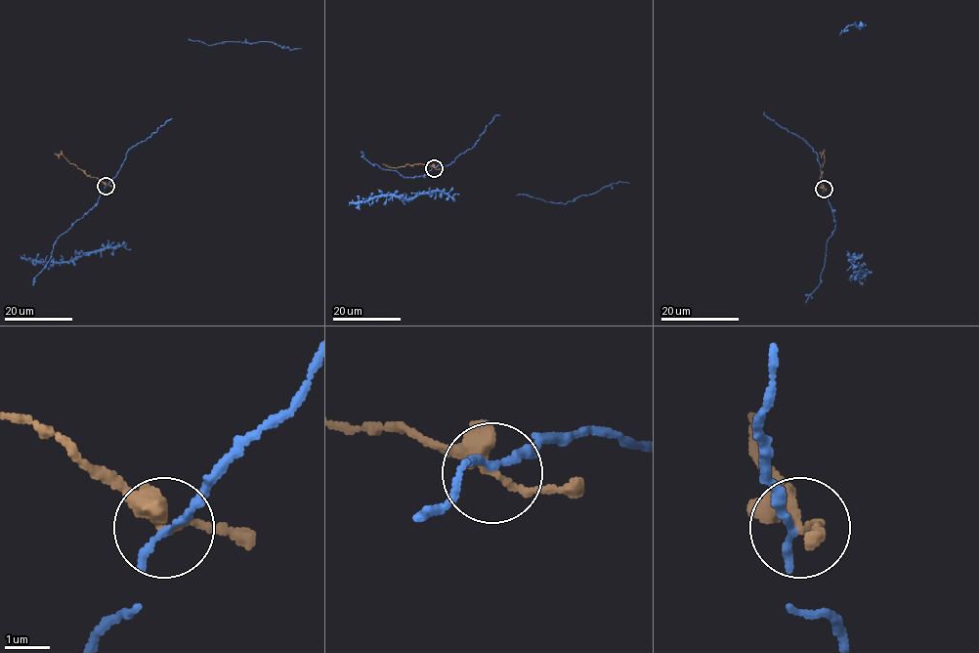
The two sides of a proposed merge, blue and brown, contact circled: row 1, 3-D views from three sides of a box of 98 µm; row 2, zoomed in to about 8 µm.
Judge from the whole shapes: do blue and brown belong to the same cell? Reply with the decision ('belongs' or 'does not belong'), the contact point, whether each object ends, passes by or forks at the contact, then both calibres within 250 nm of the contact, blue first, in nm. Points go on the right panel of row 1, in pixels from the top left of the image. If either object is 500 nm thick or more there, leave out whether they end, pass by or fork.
does not belong | (824, 189) | blue ends | brown forks | 200/240 nm

